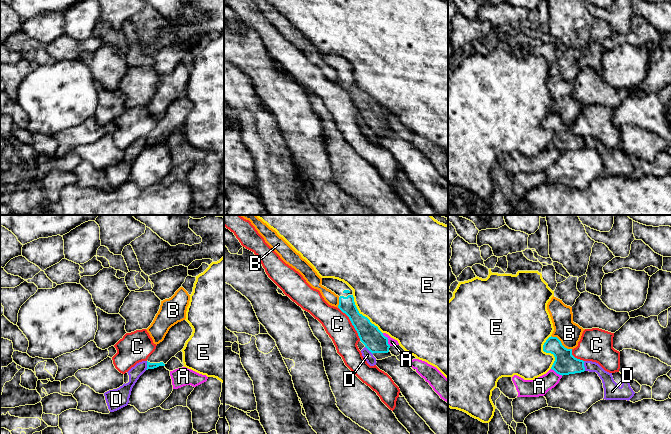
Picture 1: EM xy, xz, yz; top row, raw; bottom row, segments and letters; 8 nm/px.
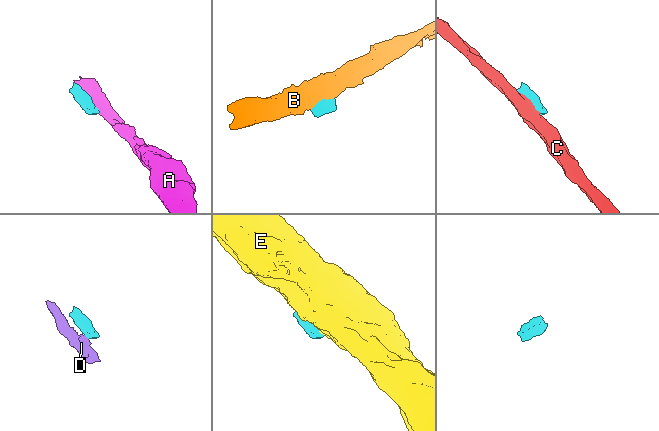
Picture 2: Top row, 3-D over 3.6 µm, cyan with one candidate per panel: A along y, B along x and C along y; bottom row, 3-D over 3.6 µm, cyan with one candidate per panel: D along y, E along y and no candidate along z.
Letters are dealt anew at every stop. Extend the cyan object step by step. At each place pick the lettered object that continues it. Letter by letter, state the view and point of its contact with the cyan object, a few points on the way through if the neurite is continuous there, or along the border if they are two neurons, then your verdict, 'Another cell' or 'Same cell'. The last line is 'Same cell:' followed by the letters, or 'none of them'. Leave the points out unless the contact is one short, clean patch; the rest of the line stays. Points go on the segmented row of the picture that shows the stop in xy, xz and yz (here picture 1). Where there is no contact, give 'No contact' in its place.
A: Touches cyan at xz (387, 339). Boundary: xz (382, 333), (390, 345). Another cell
B: Touches cyan at yz (561, 343). Another cell
C: Touches cyan at xz (352, 324). Boundary: xz (338, 307), (348, 317), (360, 340). Another cell
D: Touches cyan at yz (583, 366). Boundary: yz (585, 361), (584, 370). Another cell
E: Touches cyan at xz (362, 315). Another cell
Same cell: none of them

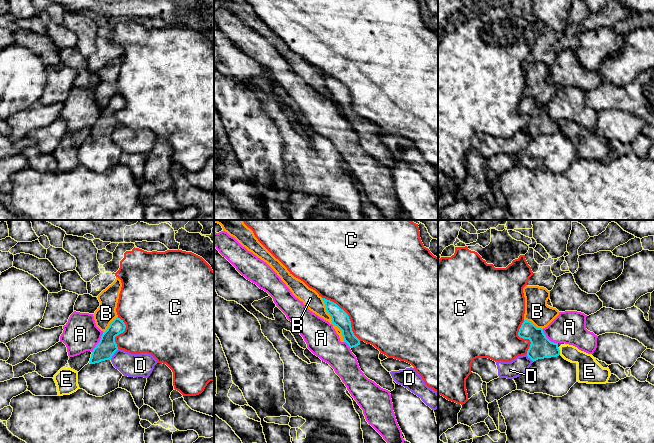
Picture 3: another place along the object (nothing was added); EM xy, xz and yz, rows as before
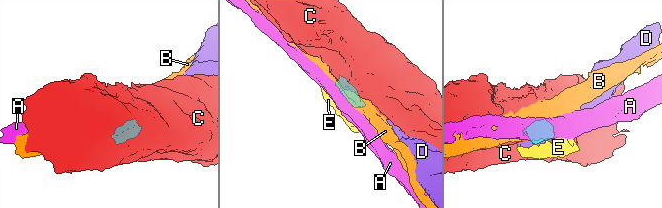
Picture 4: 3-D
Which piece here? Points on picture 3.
A: Touches cyan at xy (99, 342). Boundary: xy (103, 332), (99, 342), (91, 351). Another cell
B: Touches cyan at xz (332, 320). Another cell
C: Touches cyan at xz (347, 315). Another cell
D: Touches cyan at xy (113, 354). Boundary: xy (118, 349), (110, 359). Another cell
E: Touches cyan at yz (559, 352). Boundary: yz (559, 350), (560, 354). Another cell
Same cell: none of them

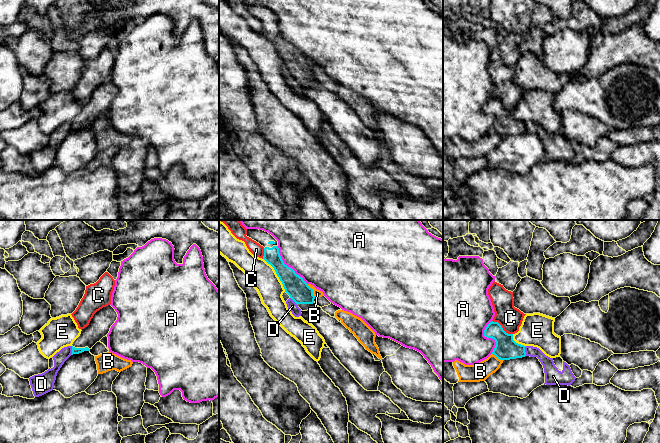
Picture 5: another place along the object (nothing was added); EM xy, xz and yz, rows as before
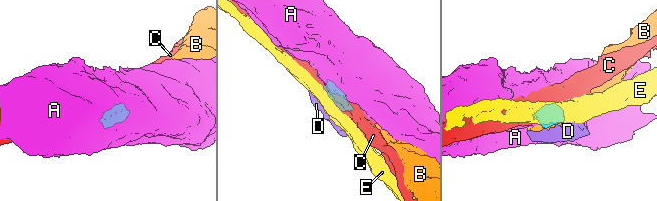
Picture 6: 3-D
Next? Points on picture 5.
A: Touches cyan at xz (287, 266). Another cell
B: Touches cyan at xz (312, 290). Boundary: xz (307, 284), (315, 296). Another cell
C: Touches cyan at yz (502, 328). Another cell
D: Touches cyan at yz (524, 351). Boundary: yz (526, 346), (525, 355). Another cell
E: Touches cyan at xz (277, 275). Boundary: xz (263, 258), (273, 268), (285, 291). Another cell
Same cell: none of them

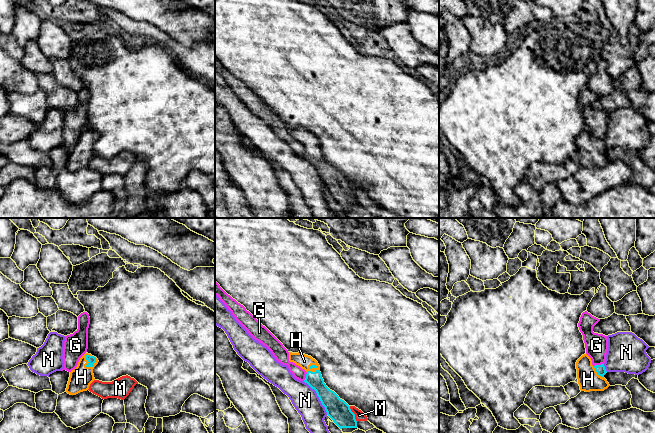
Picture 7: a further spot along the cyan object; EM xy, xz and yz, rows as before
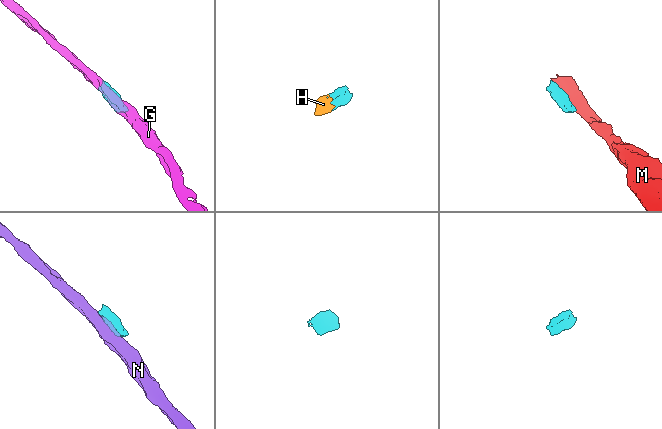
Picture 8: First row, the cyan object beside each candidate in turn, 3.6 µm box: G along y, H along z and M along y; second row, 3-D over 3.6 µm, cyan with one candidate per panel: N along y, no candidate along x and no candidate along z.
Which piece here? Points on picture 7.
G: Touches cyan at xz (306, 377). Another cell
H: Touches cyan at xy (88, 361). Path across: xy (91, 359), (88, 361), (81, 377). Same cell
M: Touches cyan at xz (354, 414). Boundary: xz (349, 406), (357, 421). Another cell
N: Touches cyan at xz (318, 396). Boundary: xz (304, 381), (315, 391), (327, 414). Another cell
Same cell: H

